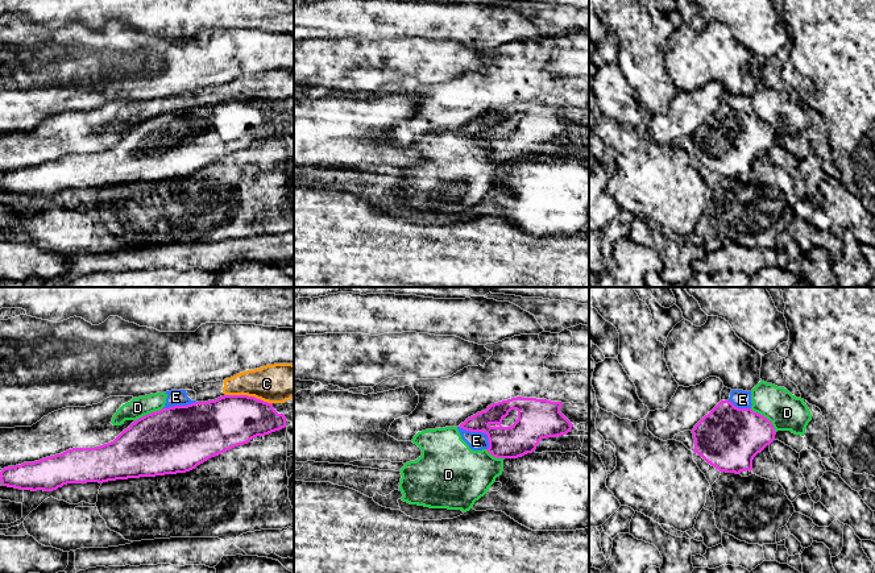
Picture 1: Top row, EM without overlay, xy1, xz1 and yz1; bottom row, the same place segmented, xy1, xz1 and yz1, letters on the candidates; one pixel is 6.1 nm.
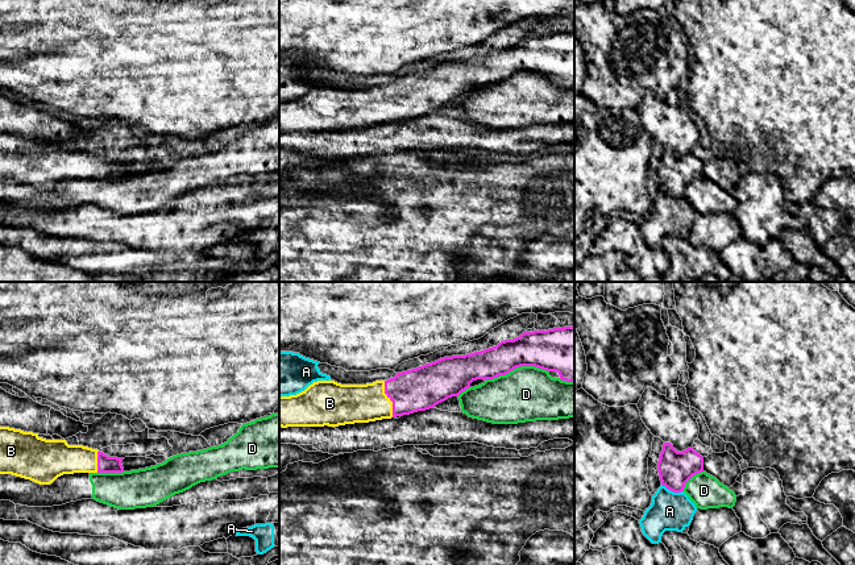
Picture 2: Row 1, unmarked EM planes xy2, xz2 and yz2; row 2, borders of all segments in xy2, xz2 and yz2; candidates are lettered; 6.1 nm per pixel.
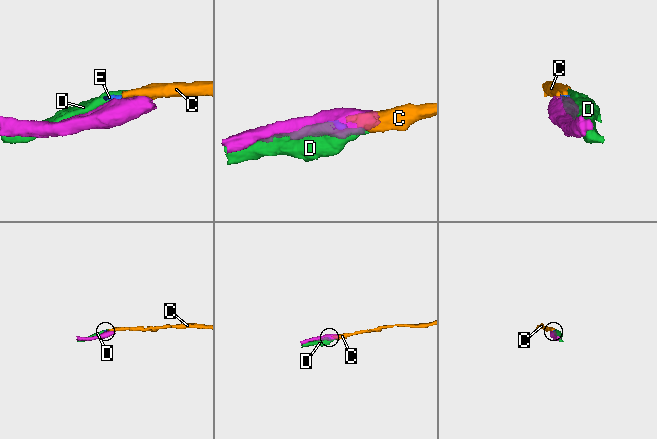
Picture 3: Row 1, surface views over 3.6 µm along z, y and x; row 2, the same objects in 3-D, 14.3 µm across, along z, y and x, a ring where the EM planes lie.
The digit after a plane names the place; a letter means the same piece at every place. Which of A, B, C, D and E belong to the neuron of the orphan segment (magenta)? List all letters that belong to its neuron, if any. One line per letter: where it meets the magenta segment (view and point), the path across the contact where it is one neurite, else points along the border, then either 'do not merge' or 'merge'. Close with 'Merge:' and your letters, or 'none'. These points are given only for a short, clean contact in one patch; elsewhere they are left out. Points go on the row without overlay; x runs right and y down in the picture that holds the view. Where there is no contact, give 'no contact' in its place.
A: meets magenta in yz2 at (672, 195); do not merge
B: meets magenta in xz2 at (390, 104); runs through xz2 (420, 94), (390, 104), (349, 108); merge
C: meets magenta in xy1 at (249, 102); border along xy1 (225, 99), (247, 99), (272, 108); do not merge
D: meets magenta in xz2 at (517, 71); do not merge
E: meets magenta in xz1 at (479, 136); border along xz1 (459, 132), (467, 136), (484, 137), (489, 152); do not merge
Merge: B

